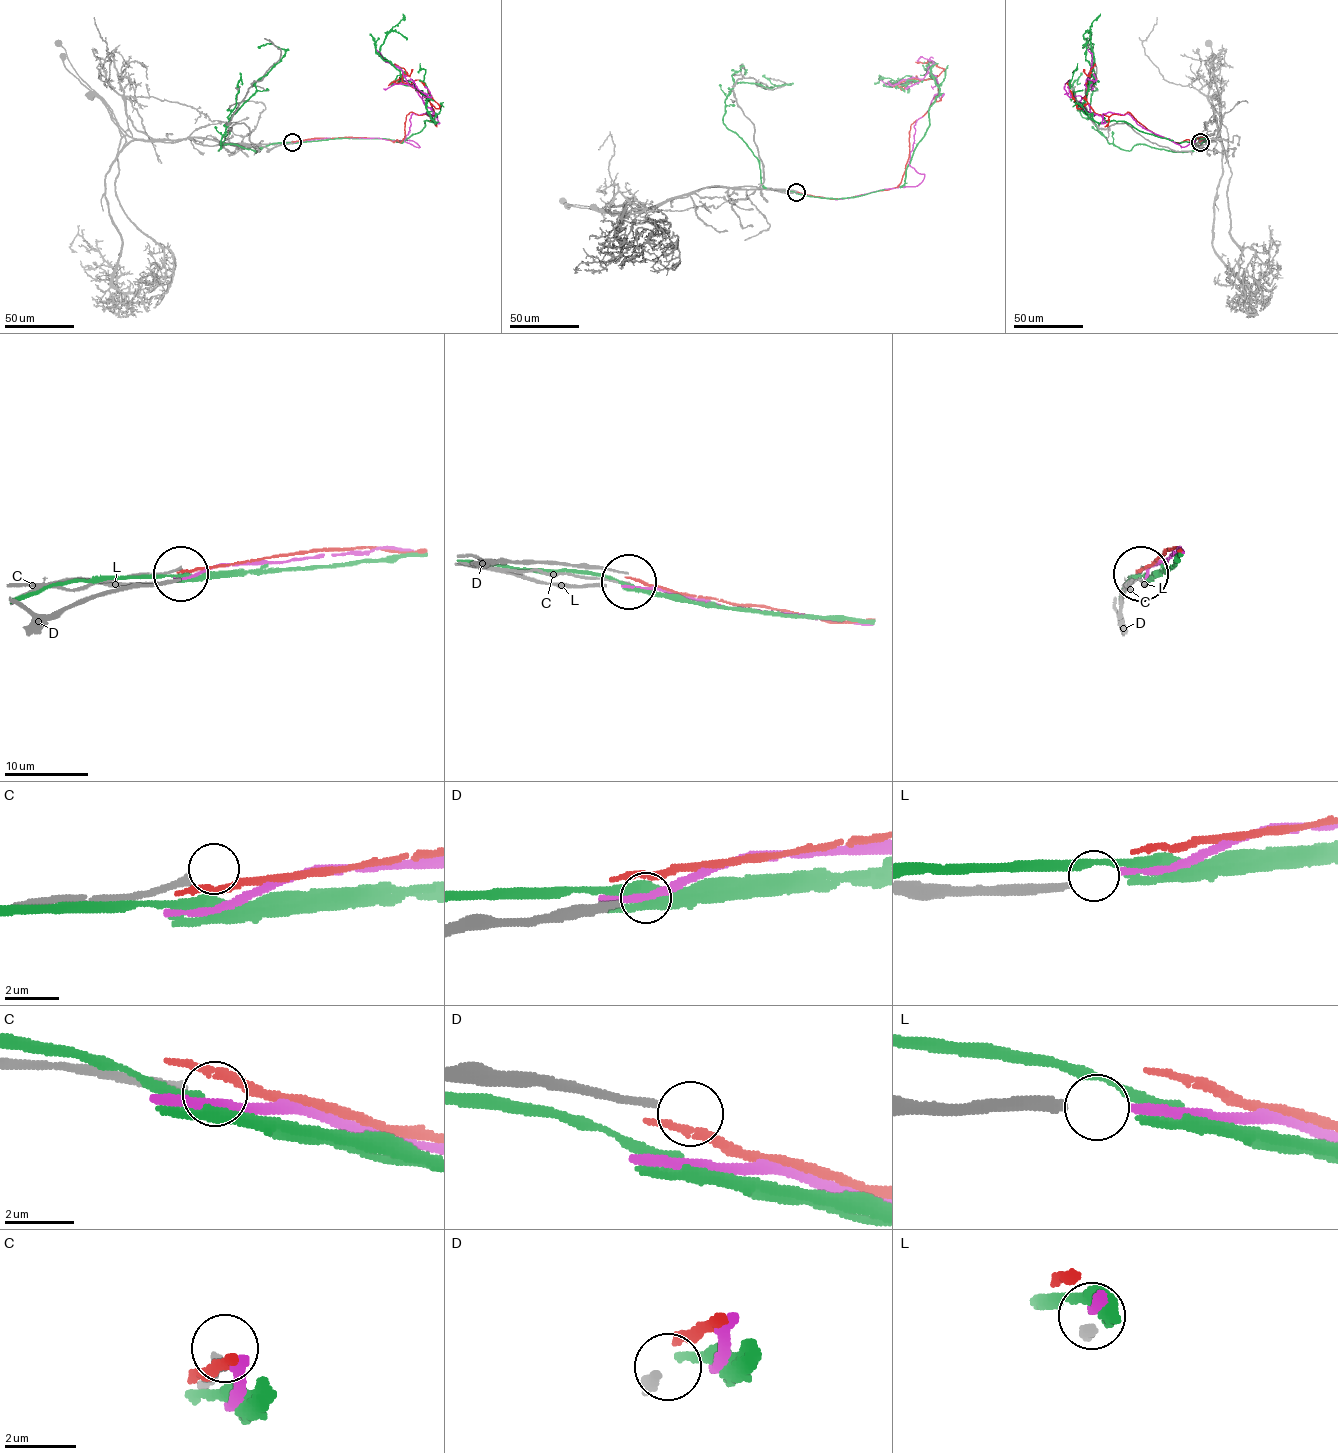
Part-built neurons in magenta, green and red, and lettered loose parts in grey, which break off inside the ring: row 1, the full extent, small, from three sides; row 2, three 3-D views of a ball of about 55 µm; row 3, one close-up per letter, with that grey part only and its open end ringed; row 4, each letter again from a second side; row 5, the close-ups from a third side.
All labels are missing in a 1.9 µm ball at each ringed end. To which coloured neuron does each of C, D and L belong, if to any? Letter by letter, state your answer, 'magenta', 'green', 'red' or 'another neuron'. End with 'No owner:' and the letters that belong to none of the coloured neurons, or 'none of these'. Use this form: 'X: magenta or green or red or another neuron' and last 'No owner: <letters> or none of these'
C: another neuron
D: another neuron
L: another neuron
No owner: C, D, L

